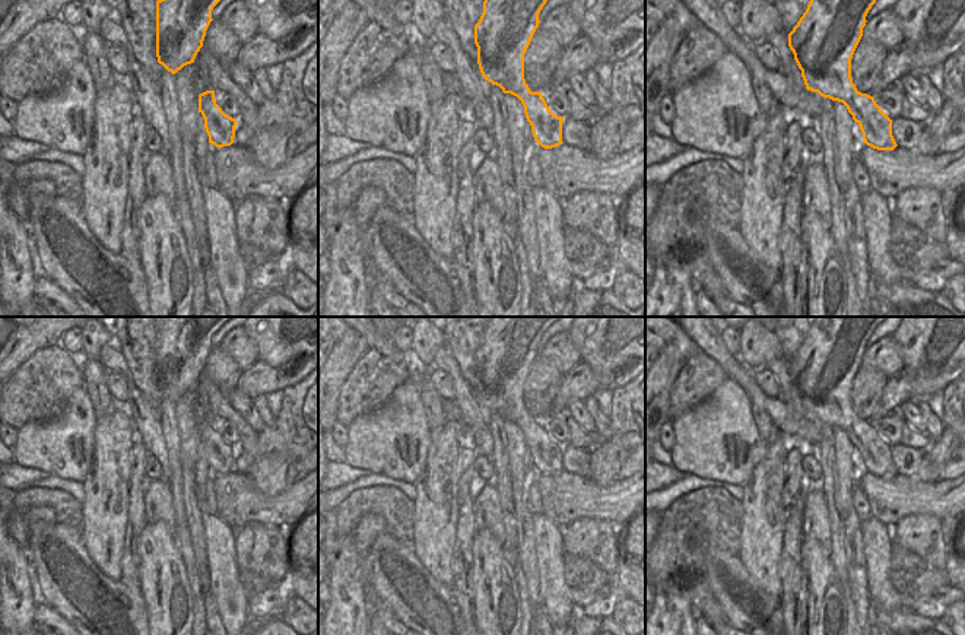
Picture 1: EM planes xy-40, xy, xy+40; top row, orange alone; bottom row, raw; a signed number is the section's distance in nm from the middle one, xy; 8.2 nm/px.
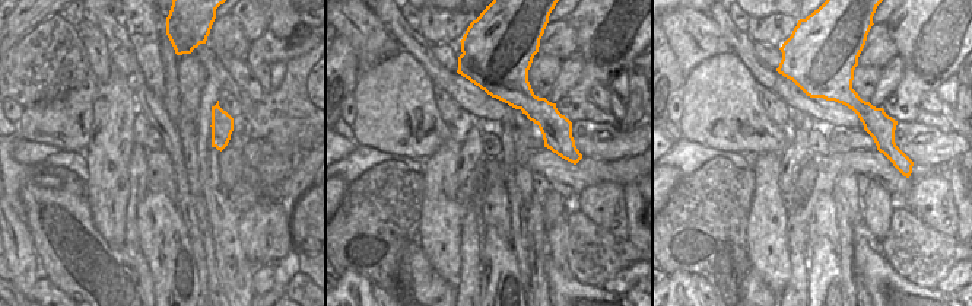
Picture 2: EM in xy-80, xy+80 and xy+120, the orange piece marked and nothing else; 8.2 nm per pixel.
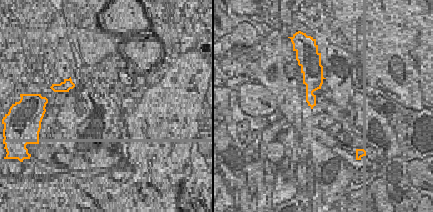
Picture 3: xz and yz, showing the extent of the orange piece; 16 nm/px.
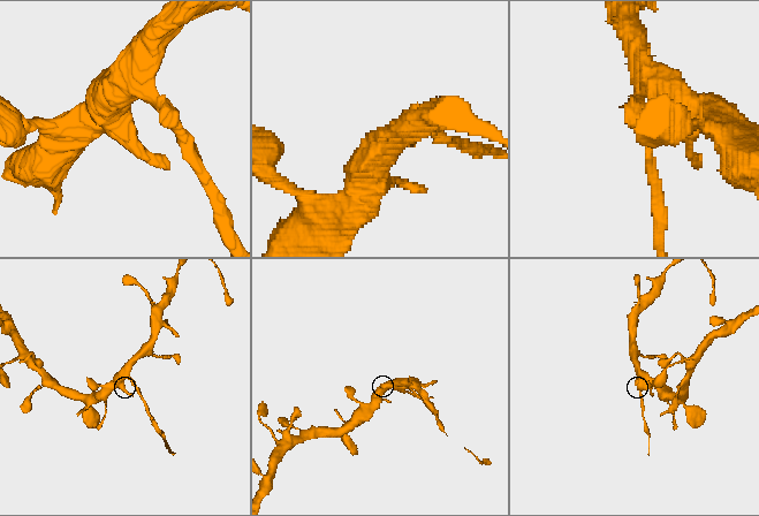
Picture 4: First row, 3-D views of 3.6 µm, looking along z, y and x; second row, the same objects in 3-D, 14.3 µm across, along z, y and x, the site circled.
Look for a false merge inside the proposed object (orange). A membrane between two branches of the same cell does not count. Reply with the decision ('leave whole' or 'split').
split

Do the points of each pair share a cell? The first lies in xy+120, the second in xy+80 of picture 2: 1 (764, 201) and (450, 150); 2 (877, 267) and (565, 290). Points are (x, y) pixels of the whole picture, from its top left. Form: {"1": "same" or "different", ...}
{"1": "same", "2": "same"}

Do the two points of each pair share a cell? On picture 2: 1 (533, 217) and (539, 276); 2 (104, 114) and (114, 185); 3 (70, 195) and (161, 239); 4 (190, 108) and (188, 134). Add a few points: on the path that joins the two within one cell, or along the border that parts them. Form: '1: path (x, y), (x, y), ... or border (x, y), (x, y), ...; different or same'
1: path (536, 232), (539, 261); same
2: path (107, 131), (107, 168); same
3: border (137, 245), (152, 276); different
4: border (181, 107), (193, 121); different

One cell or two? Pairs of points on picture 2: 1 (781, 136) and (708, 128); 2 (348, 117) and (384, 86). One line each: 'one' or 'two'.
1: one
2: two

